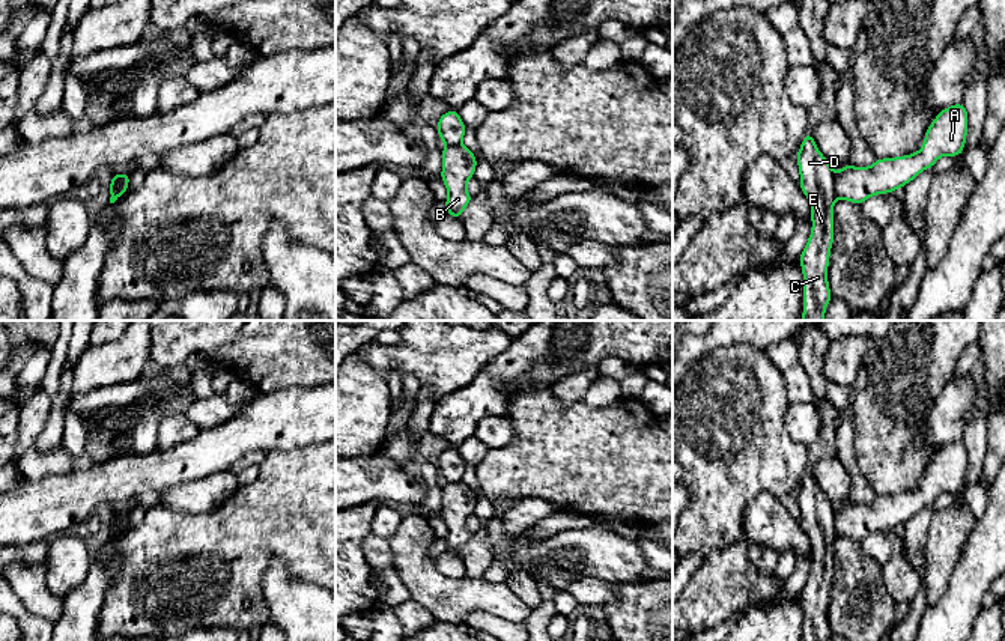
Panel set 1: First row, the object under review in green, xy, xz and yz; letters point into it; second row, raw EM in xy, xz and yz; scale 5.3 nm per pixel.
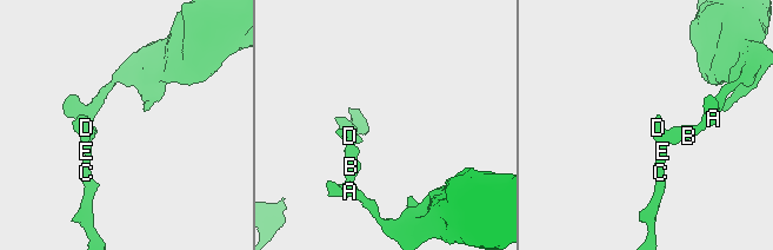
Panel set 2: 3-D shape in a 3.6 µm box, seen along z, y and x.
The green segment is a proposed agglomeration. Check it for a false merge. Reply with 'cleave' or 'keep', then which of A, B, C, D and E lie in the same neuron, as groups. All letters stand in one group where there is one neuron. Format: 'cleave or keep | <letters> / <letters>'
cleave | A B / C D E

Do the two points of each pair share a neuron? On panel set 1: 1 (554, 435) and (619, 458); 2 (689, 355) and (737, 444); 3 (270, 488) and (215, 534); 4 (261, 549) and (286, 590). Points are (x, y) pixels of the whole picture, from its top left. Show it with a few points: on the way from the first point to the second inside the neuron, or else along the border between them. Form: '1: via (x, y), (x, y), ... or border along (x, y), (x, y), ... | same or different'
1: via (570, 452), (576, 458), (602, 458) | same
2: border along (725, 345), (712, 349), (688, 369) | different
3: via (256, 501), (229, 528) | same
4: border along (282, 557), (276, 557), (265, 571), (262, 596) | different

